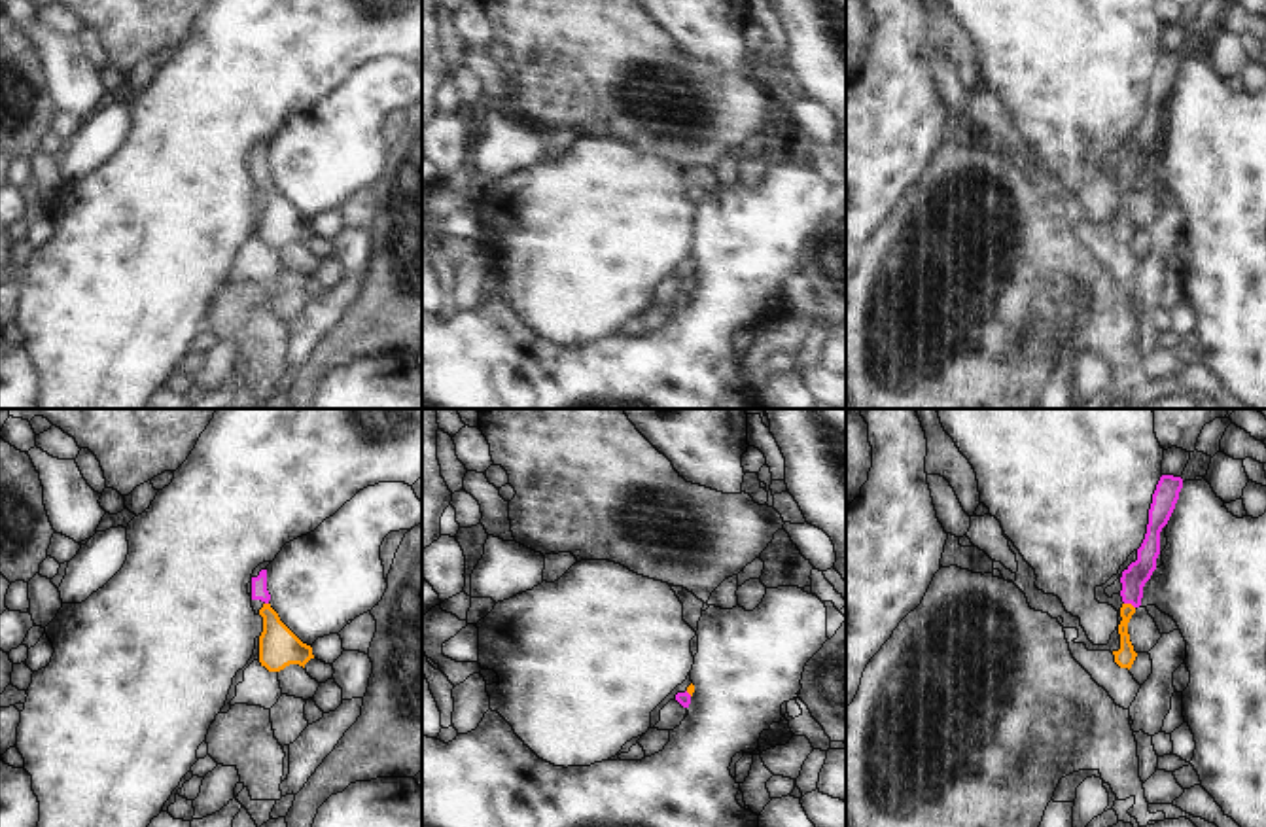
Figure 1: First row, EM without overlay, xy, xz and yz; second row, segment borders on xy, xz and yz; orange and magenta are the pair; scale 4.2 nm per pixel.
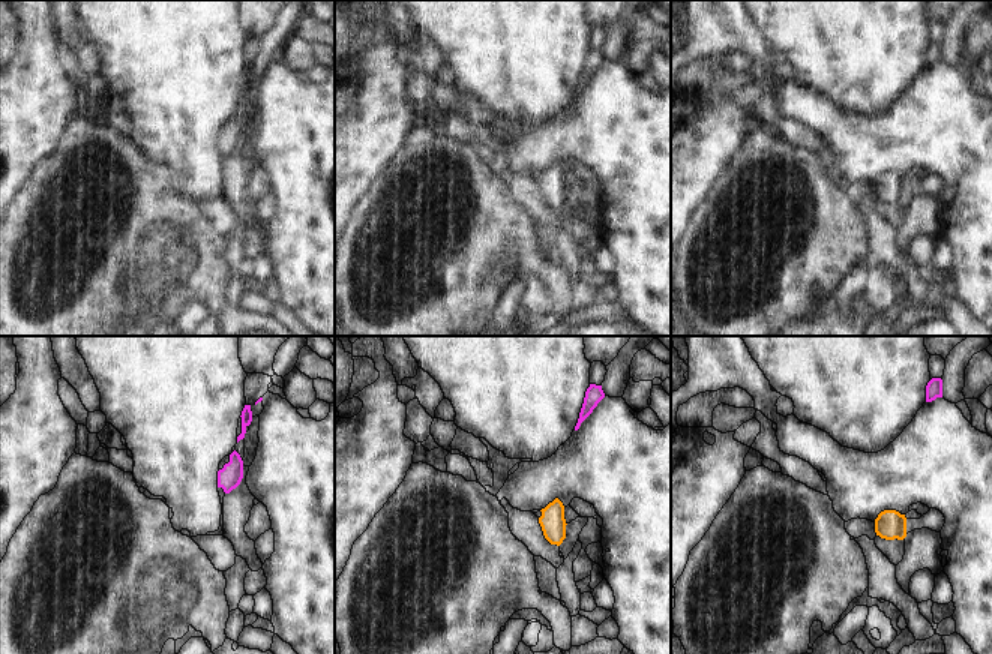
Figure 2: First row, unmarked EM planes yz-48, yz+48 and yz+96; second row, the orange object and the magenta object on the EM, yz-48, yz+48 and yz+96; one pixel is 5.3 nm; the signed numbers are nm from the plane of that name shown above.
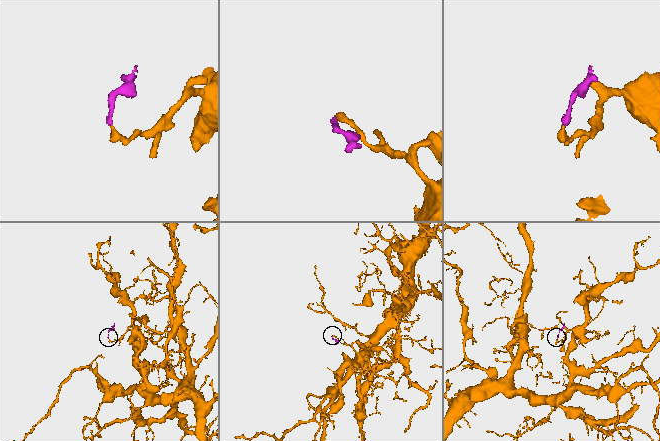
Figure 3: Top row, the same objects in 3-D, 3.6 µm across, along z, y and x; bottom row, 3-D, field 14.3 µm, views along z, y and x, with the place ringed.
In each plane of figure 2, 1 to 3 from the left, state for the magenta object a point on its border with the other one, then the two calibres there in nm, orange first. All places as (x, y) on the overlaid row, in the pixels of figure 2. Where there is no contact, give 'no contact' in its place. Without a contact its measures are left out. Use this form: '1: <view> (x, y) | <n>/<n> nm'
1: no contact
2: no contact
3: no contact

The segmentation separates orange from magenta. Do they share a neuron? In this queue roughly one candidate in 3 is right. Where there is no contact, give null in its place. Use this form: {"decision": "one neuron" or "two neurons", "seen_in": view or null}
{"decision": "one neuron", "seen_in": "yz"}

